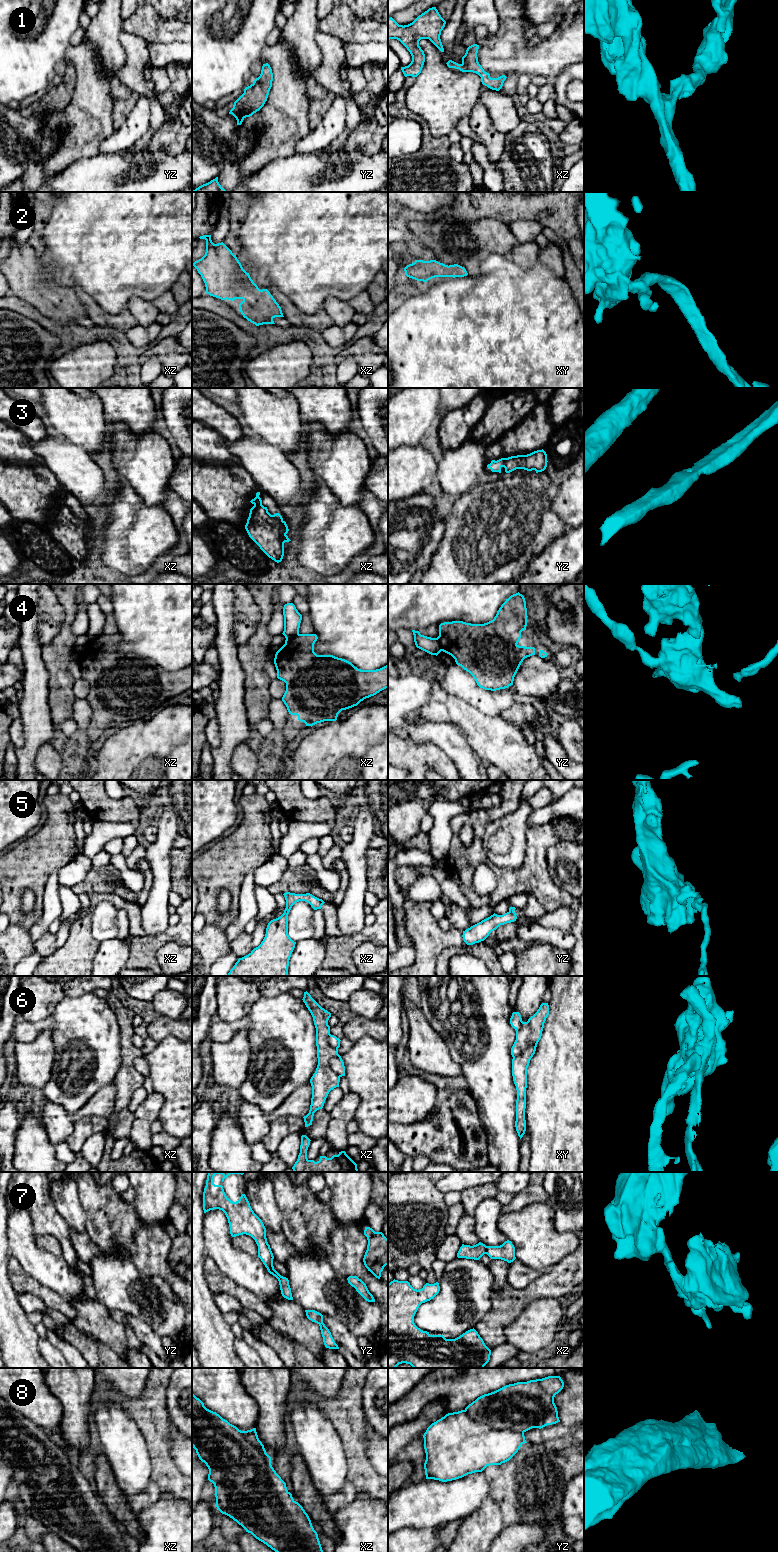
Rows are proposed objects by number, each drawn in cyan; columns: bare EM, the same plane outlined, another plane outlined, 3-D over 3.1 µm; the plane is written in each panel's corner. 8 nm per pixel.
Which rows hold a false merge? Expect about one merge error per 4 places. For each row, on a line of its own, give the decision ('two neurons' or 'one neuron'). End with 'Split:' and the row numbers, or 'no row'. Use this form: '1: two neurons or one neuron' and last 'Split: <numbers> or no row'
1: one neuron
2: one neuron
3: one neuron
4: two neurons
5: two neurons
6: two neurons
7: two neurons
8: one neuron
Split: 4, 5, 6, 7

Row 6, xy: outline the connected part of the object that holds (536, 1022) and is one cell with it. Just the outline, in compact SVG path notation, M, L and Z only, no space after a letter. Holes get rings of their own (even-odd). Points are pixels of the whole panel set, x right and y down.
M542 1003L537 1012L528 1019L531 1028L529 1046L519 1056L512 1059L512 1076L517 1090L515 1127L520 1139L526 1131L525 1108L527 1088L527 1068L535 1054L537 1044L542 1036L544 1023L549 1015L548 1003Z

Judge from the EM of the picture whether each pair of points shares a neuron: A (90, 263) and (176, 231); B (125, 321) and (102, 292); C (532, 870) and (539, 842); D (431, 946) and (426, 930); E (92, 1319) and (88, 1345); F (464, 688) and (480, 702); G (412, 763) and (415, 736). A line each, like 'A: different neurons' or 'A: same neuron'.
A: same neuron
B: different neurons
C: same neuron
D: same neuron
E: different neurons
F: same neuron
G: different neurons

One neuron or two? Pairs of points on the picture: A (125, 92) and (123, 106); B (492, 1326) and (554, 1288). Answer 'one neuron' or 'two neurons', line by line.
A: two neurons
B: one neuron

